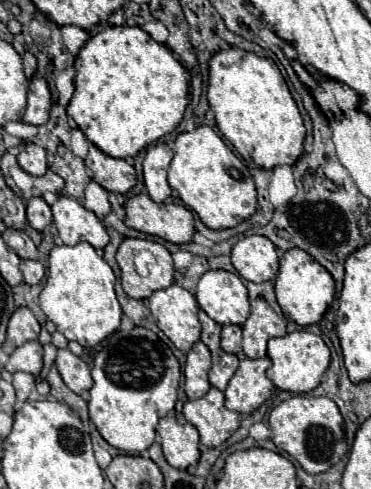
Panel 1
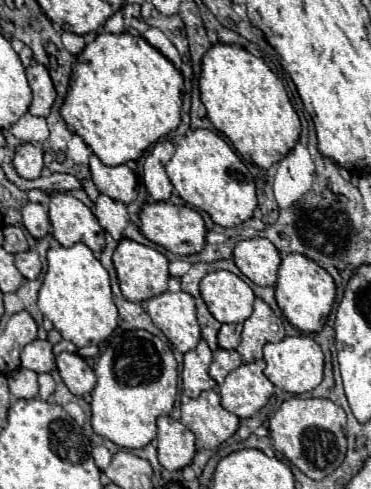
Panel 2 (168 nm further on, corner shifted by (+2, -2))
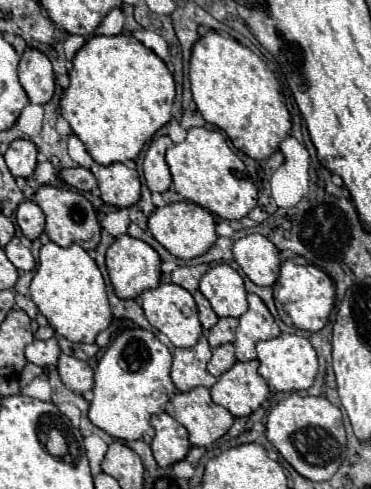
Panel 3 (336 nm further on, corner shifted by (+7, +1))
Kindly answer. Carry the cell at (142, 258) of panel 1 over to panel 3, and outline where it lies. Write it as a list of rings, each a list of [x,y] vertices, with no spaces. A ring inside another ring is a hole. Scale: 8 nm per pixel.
[[[131,235],[117,237],[107,249],[107,269],[119,299],[137,299],[143,291],[157,287],[161,281],[161,257],[145,241]]]

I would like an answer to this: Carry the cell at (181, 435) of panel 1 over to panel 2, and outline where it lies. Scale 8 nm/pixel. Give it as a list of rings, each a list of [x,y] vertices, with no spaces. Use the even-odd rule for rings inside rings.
[[[172,416],[158,418],[158,458],[166,470],[182,470],[196,454],[194,434]]]

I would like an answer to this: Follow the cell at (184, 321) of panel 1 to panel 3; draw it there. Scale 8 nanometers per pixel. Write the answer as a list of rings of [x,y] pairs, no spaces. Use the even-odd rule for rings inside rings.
[[[170,282],[161,283],[161,285],[155,287],[155,289],[147,289],[147,291],[141,295],[141,307],[143,307],[149,323],[151,323],[159,333],[163,333],[173,347],[189,349],[189,347],[193,347],[193,345],[197,343],[199,333],[201,333],[203,327],[196,313],[196,304],[193,296],[189,291],[185,291],[183,287],[179,287],[179,285]],[[184,307],[189,307],[193,313],[191,313],[191,315],[184,315]]]

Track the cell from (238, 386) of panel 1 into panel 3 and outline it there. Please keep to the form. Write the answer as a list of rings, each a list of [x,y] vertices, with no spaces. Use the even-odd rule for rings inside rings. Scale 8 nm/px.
[[[237,361],[229,371],[225,371],[219,381],[211,387],[211,399],[229,409],[233,417],[251,415],[261,407],[269,395],[265,379],[257,373],[259,361]]]

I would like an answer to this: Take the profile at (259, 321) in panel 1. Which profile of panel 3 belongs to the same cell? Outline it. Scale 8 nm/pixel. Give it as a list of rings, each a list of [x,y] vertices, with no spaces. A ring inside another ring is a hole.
[[[249,293],[249,309],[239,317],[237,339],[235,339],[235,357],[239,361],[255,359],[255,345],[263,339],[273,339],[279,335],[279,327],[265,307],[265,303],[255,295]]]

